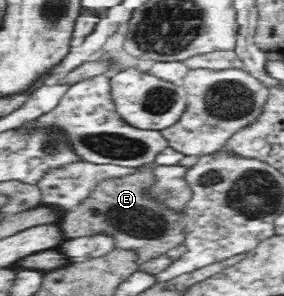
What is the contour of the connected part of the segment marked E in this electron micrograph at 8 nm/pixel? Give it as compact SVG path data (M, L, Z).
M156 161L145 163L138 168L137 174L125 176L125 178L109 178L101 180L93 192L84 198L75 209L63 213L59 225L63 228L67 238L79 238L79 236L95 236L95 234L111 235L115 240L115 249L132 250L136 254L136 263L138 265L157 258L166 252L184 242L184 213L183 211L174 211L169 207L163 207L161 201L150 196L148 192L155 186L157 178L153 174L153 168L159 164Z

